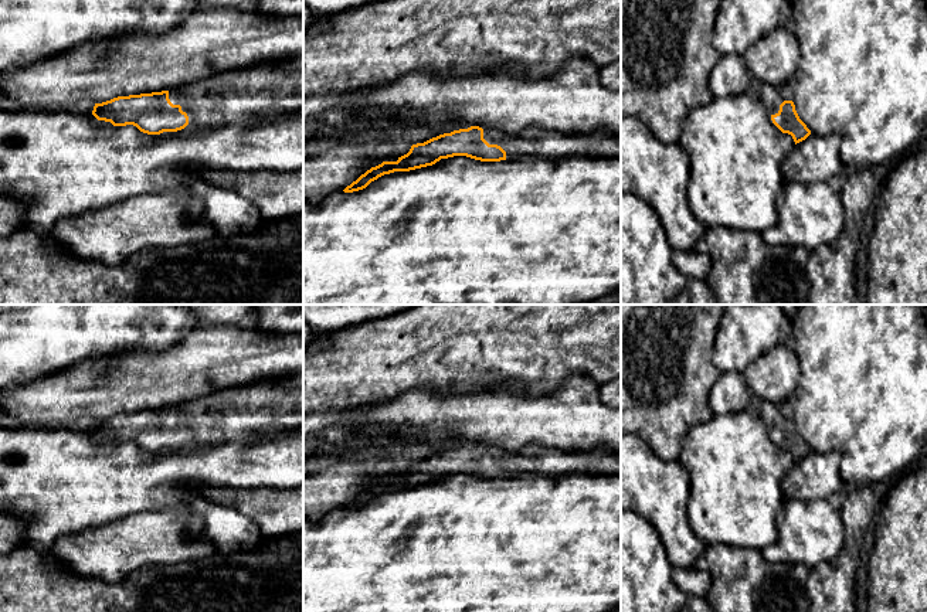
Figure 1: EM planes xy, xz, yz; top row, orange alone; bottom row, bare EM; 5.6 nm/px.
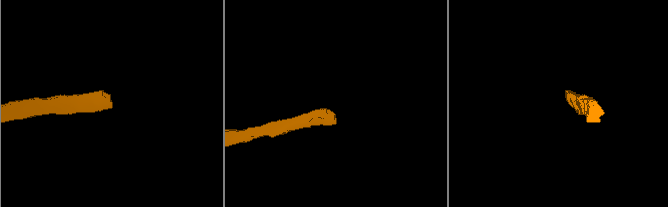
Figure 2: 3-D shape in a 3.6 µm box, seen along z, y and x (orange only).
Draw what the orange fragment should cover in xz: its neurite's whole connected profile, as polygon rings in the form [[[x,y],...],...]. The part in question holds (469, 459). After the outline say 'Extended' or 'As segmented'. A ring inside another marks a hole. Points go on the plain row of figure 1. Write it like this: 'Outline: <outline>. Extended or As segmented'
Outline: [[[471,443],[412,462],[397,479],[383,479],[361,492],[343,509],[366,506],[371,499],[394,489],[432,483],[441,476],[466,473],[481,479],[517,477],[527,473],[560,476],[570,473],[621,475],[621,455],[605,448],[587,452],[564,452],[529,445],[519,452]]]. Extended

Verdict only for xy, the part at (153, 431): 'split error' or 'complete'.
split error

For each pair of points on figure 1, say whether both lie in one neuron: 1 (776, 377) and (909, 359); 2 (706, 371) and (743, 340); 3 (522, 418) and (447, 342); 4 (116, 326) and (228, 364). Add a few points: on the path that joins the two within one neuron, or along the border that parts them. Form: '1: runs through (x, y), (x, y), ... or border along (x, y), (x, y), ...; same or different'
1: border along (787, 343), (800, 367), (798, 386), (788, 400); different
2: border along (716, 332), (713, 364), (720, 371); different
3: border along (525, 391), (519, 383), (512, 383), (459, 393); different
4: border along (201, 326), (190, 330), (166, 350), (142, 352); different

